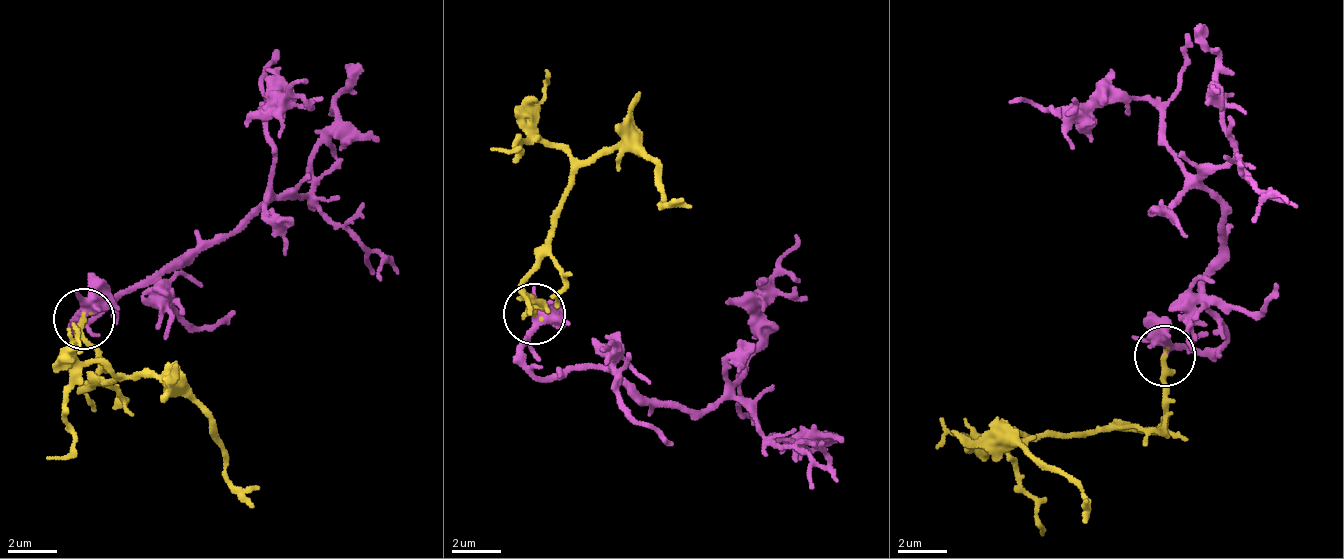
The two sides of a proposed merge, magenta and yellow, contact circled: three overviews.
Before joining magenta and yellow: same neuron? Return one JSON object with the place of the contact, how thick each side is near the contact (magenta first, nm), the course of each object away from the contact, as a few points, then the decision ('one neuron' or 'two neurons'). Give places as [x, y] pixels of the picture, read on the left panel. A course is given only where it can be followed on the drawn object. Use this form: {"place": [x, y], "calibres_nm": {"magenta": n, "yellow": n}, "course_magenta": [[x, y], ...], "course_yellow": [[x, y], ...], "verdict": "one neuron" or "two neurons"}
{"place": [83, 318], "calibres_nm": {"magenta": 280, "yellow": 280}, "course_magenta": [[85, 319], [79, 326], [241, 227], [268, 189], [268, 100], [307, 79]], "course_yellow": [[85, 319], [97, 373], [83, 388], [109, 377], [147, 379], [183, 390], [211, 419], [223, 472], [254, 509]], "verdict": "one neuron"}

